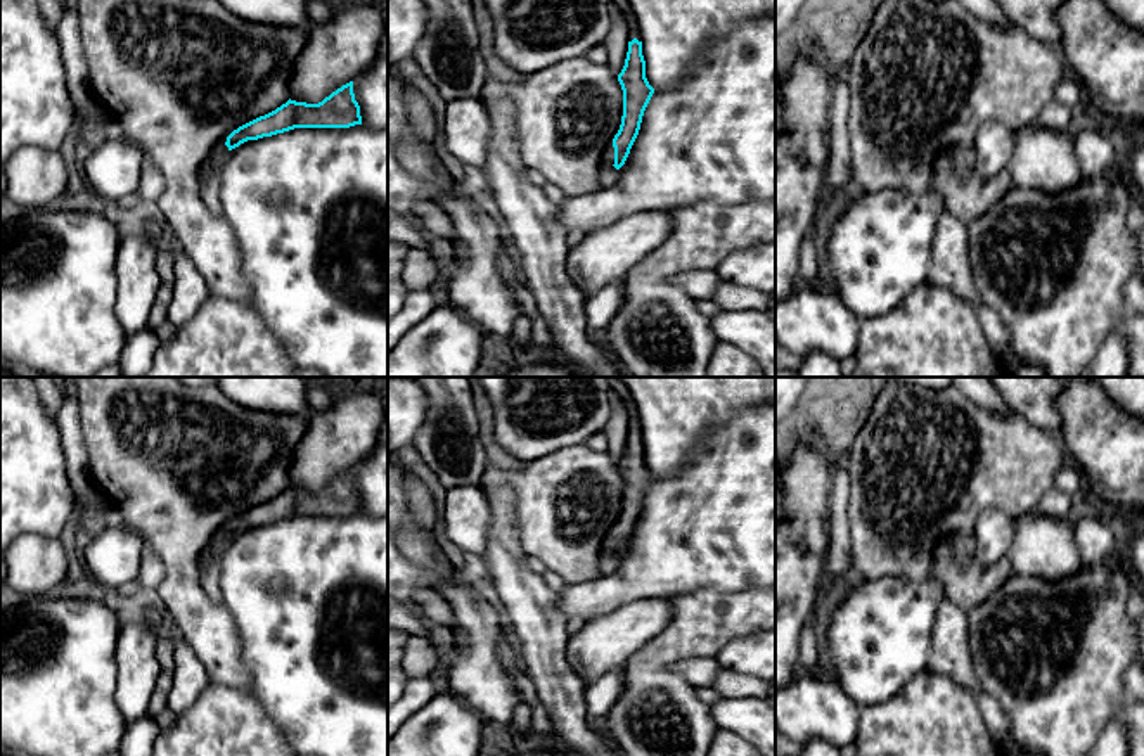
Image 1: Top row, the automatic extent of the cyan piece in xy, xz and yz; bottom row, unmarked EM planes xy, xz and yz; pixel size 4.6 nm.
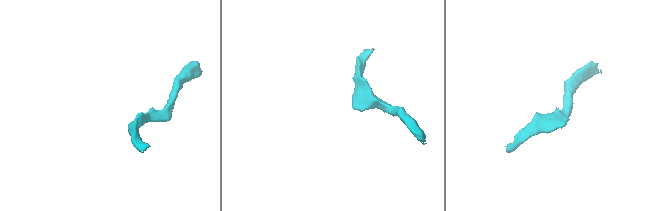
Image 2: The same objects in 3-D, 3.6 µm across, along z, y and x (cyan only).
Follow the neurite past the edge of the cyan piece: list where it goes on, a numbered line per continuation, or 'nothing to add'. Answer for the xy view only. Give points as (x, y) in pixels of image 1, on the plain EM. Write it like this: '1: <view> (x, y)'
1: xy (212, 557)

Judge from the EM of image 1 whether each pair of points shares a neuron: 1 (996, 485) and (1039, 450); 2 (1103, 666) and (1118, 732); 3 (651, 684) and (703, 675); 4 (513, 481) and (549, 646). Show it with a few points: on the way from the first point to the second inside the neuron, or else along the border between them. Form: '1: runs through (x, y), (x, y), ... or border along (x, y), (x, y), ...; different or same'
1: runs through (1006, 474), (1018, 462), (1028, 459); same
2: border along (1113, 715), (1098, 737); different
3: border along (715, 658), (687, 658), (674, 670); different
4: border along (514, 518), (520, 549), (528, 557); different

